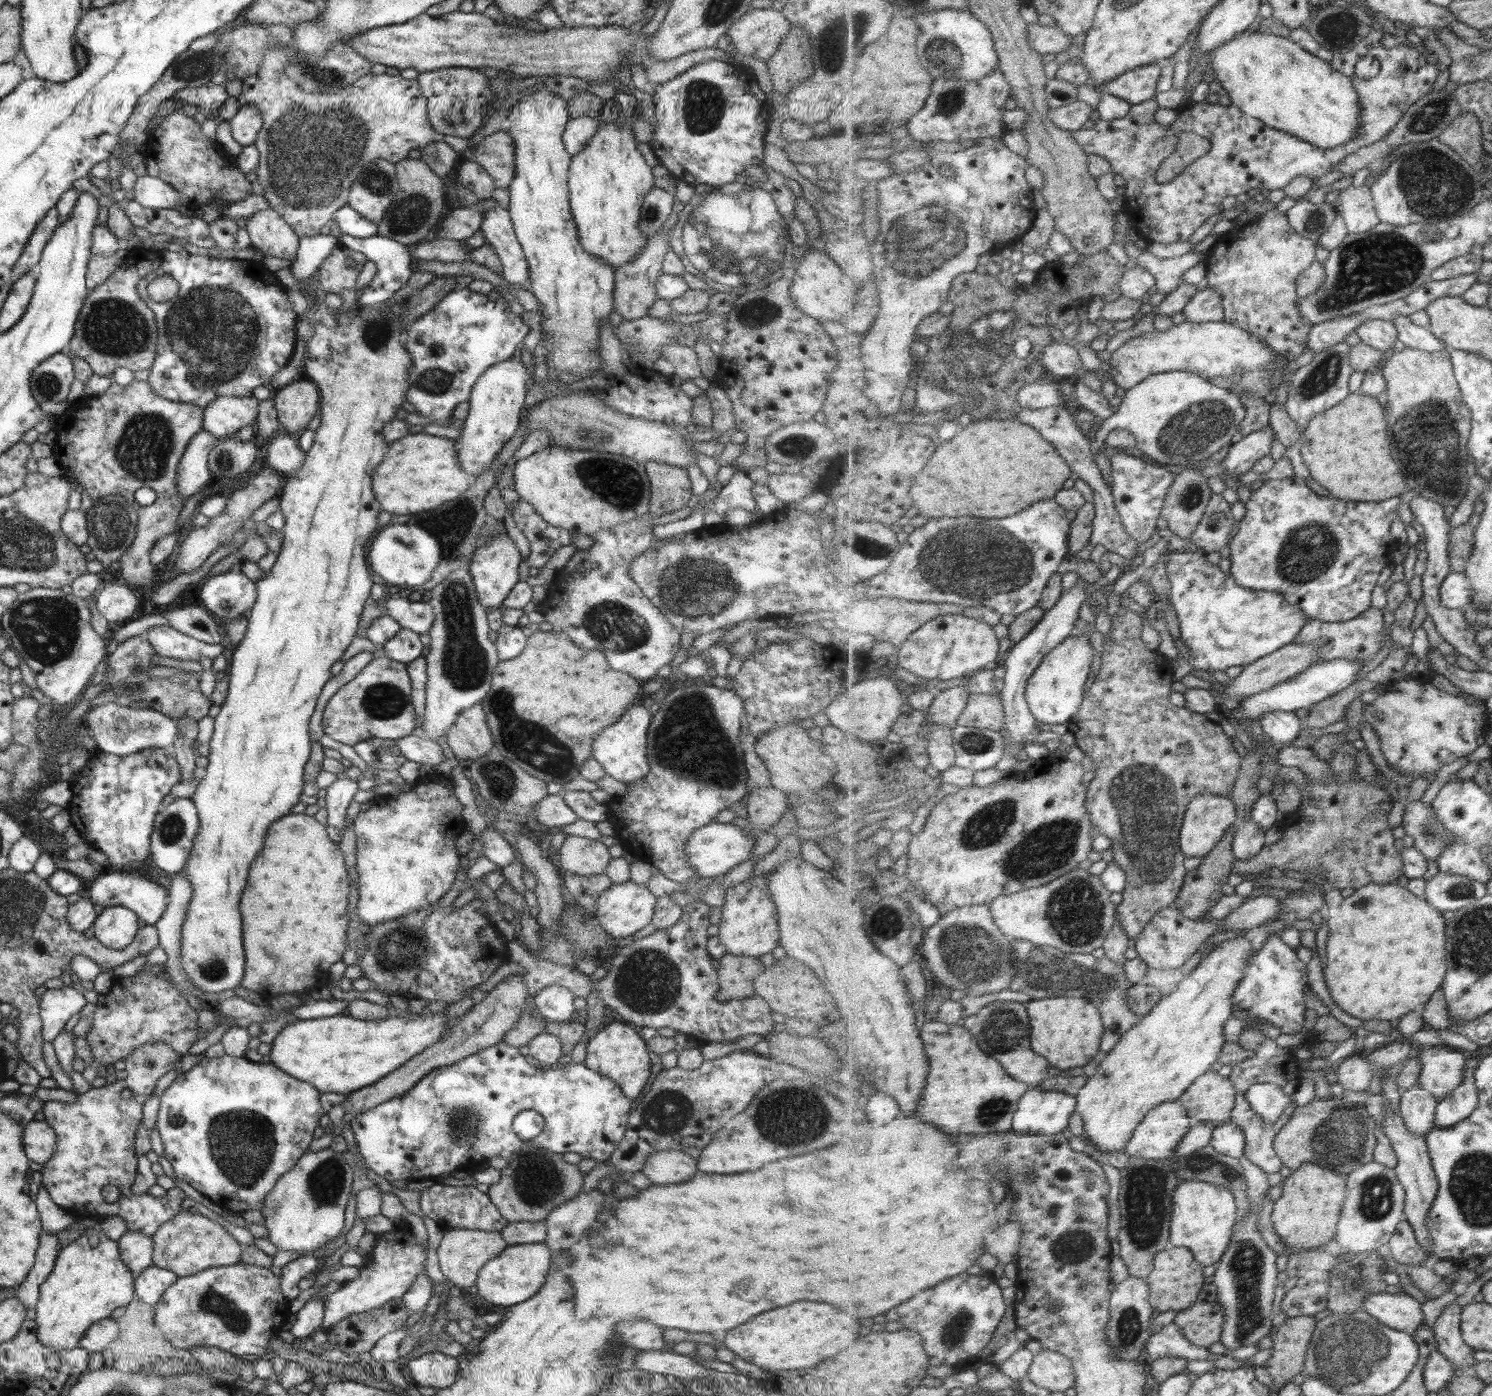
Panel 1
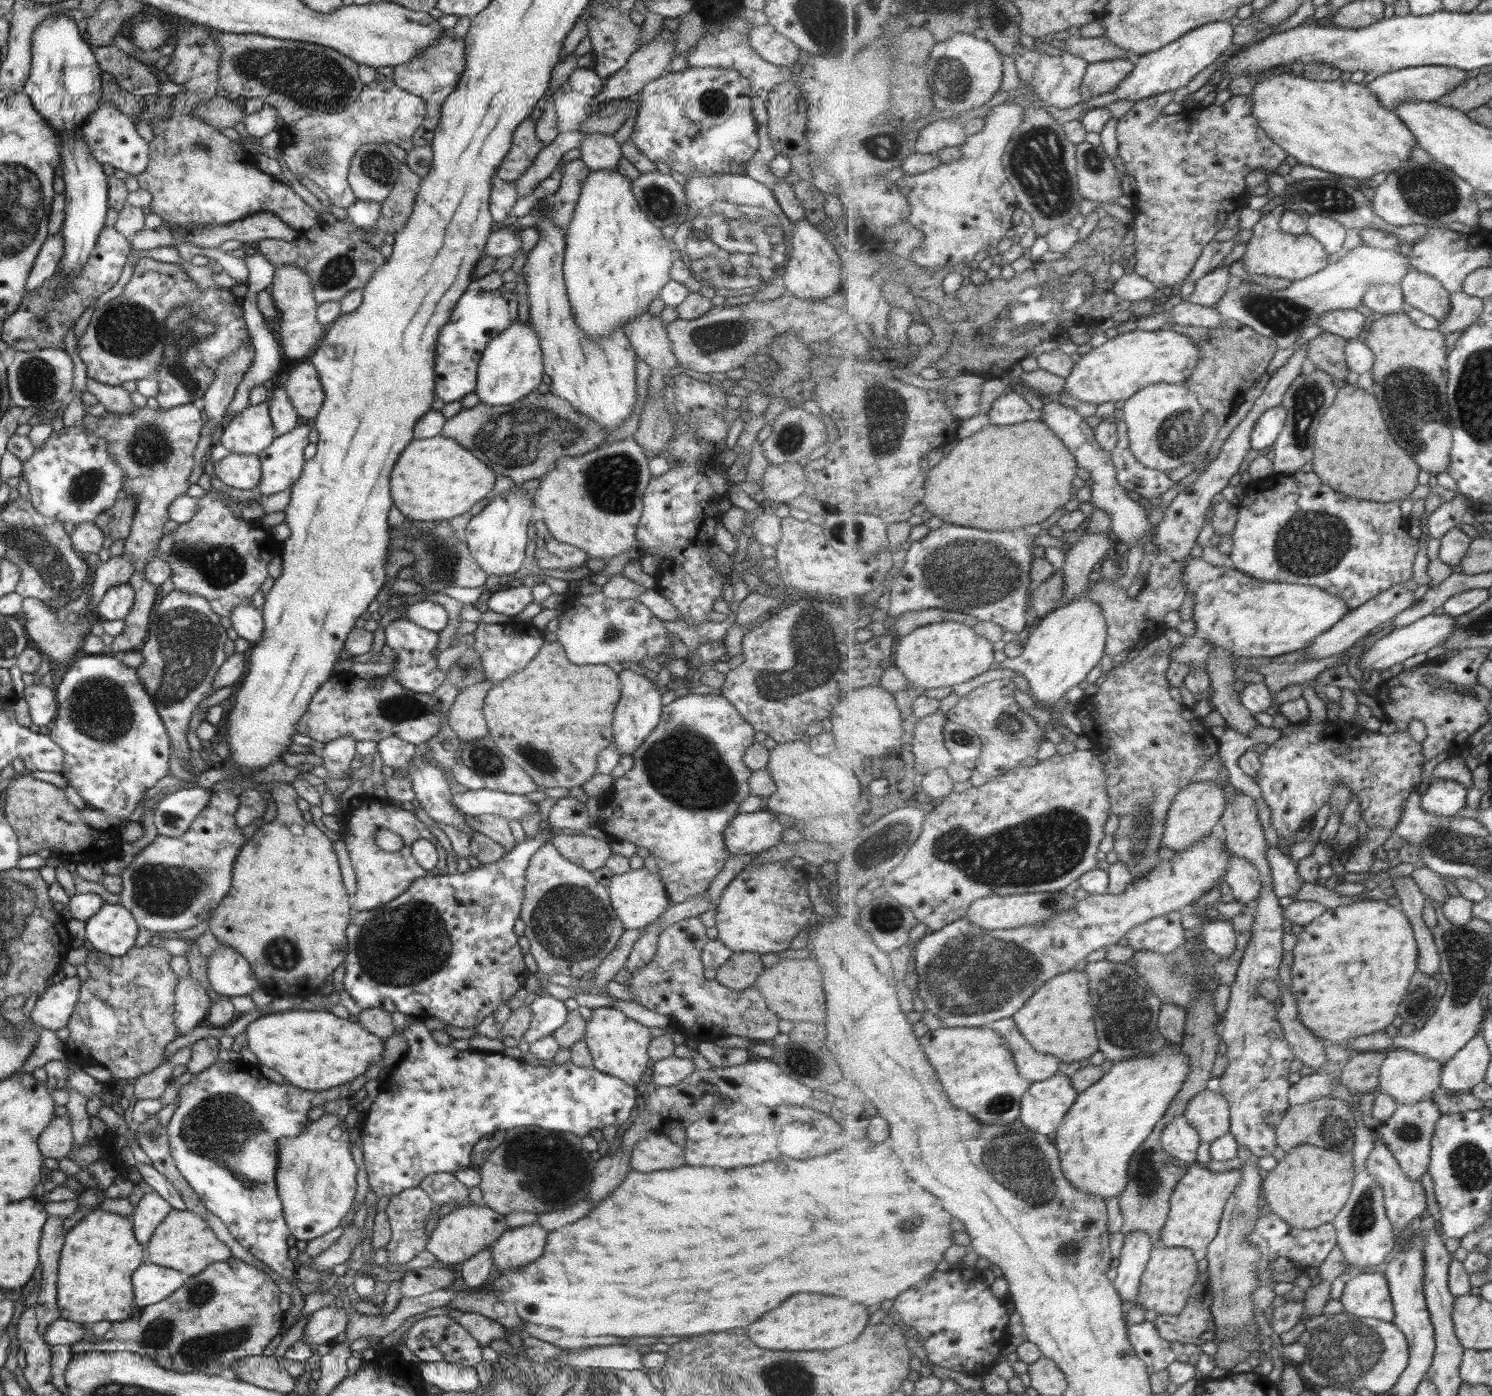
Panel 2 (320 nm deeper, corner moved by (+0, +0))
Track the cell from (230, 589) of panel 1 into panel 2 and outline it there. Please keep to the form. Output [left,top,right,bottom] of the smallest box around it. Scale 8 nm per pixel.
[230,604,264,643]

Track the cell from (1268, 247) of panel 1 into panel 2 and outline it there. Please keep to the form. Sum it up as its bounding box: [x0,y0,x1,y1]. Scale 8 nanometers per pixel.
[1241,205,1330,281]

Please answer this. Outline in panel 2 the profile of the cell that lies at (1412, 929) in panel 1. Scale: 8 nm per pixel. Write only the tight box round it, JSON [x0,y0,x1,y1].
[1289,900,1419,1052]

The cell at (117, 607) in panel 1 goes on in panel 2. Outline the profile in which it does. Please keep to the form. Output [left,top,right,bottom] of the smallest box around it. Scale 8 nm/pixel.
[97,584,134,620]

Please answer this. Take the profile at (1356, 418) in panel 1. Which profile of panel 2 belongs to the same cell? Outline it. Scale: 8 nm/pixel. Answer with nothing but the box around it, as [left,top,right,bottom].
[1315,384,1419,502]

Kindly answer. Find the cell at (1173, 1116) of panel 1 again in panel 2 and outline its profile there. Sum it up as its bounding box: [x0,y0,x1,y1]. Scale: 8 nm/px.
[1161,1116,1202,1165]

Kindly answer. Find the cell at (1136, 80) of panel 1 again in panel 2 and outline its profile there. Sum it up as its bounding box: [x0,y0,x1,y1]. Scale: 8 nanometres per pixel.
[1082,59,1136,102]

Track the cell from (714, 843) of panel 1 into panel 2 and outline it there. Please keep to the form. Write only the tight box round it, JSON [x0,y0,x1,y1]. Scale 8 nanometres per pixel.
[724,812,785,856]

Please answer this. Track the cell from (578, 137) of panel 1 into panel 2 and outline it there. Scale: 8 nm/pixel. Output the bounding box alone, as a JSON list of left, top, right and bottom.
[578,134,622,172]

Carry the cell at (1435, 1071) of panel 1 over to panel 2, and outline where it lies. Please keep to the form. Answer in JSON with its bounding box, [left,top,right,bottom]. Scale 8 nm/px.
[1380,1049,1445,1105]

